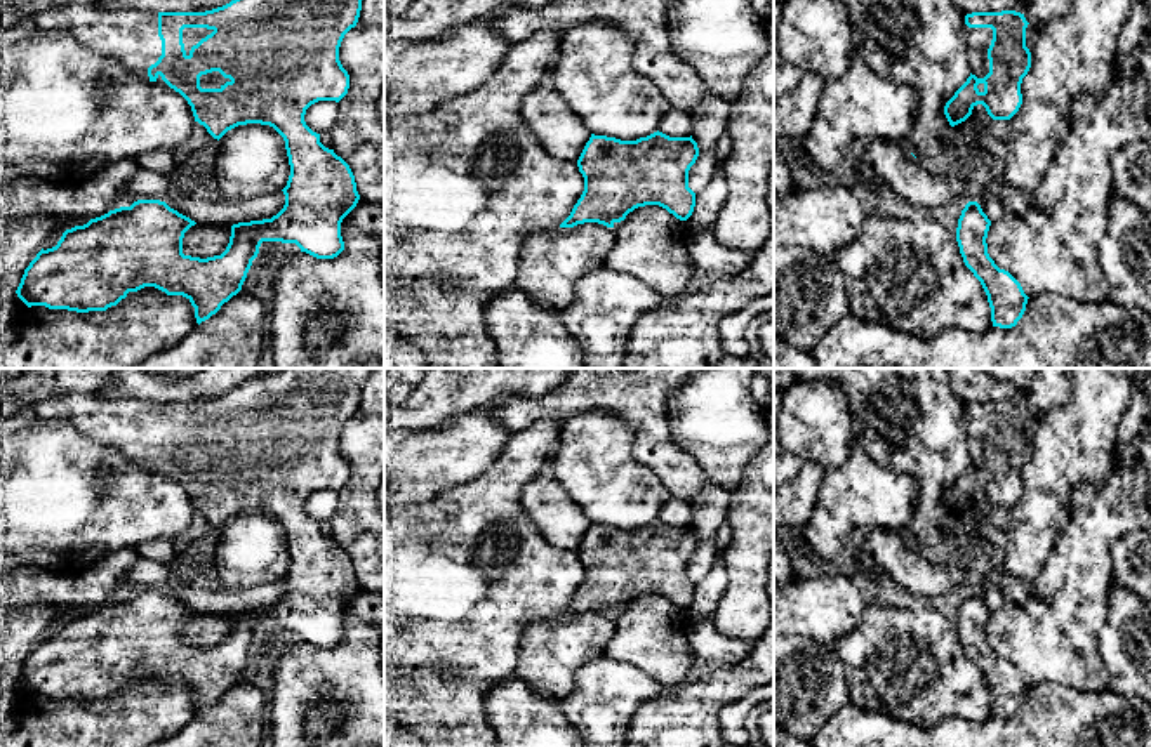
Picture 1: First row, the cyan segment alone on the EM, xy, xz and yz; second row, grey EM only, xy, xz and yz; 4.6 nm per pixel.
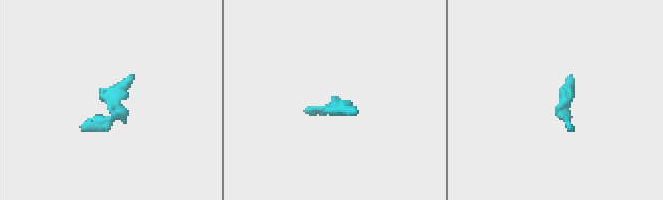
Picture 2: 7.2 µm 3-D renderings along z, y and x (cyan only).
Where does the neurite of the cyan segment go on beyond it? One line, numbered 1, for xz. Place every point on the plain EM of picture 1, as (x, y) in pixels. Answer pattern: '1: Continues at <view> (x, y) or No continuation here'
1: No continuation here

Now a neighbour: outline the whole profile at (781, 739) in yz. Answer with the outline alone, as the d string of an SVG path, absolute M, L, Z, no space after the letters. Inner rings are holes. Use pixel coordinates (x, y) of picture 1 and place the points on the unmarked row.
M774 726L774 747L814 747L814 744L808 740L798 740L784 730Z

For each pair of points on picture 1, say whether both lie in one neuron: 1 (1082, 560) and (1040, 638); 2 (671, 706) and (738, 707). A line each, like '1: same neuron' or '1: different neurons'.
1: same neuron
2: different neurons

